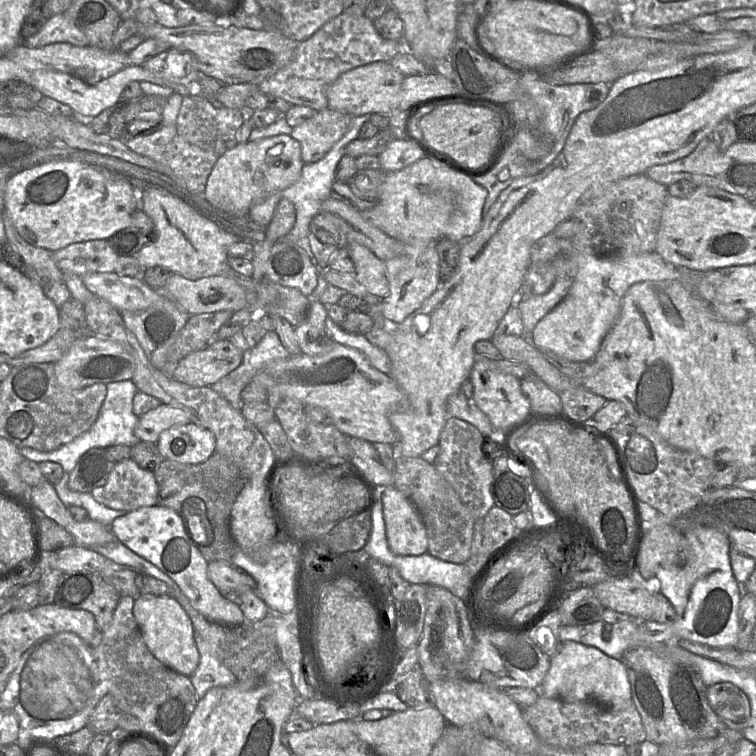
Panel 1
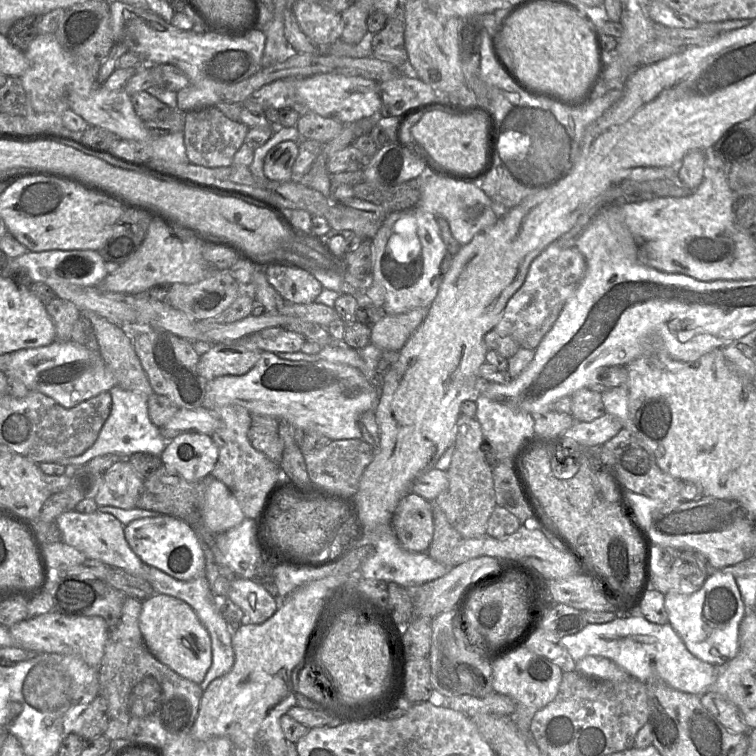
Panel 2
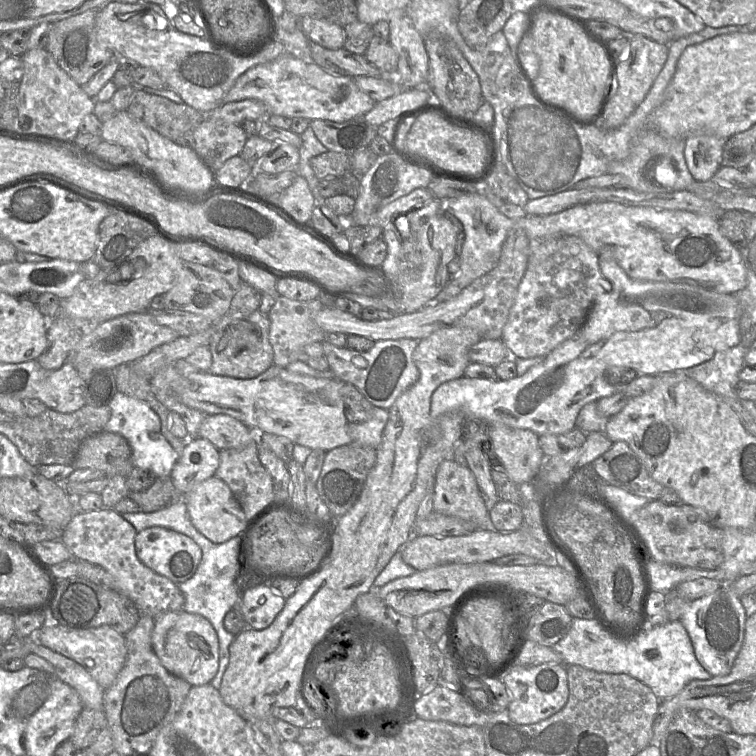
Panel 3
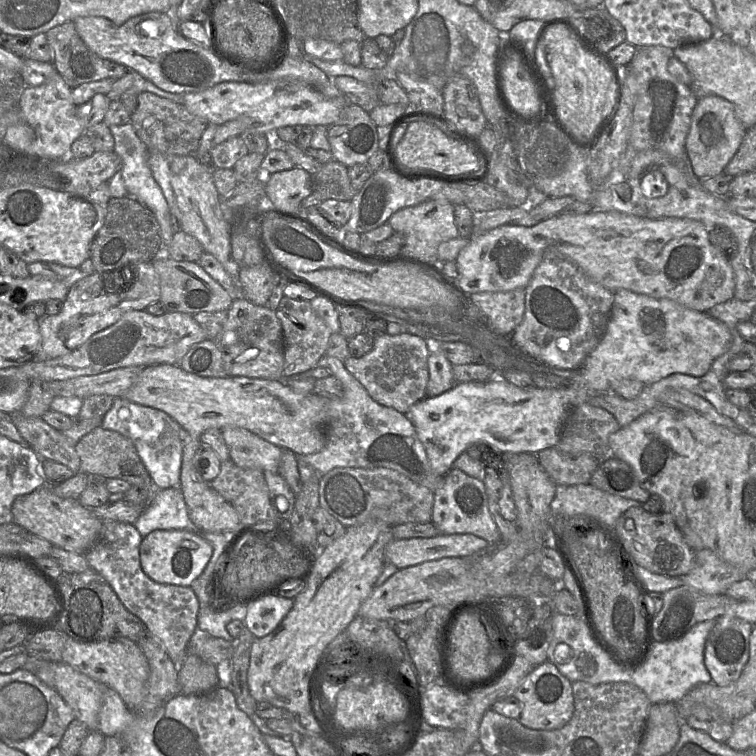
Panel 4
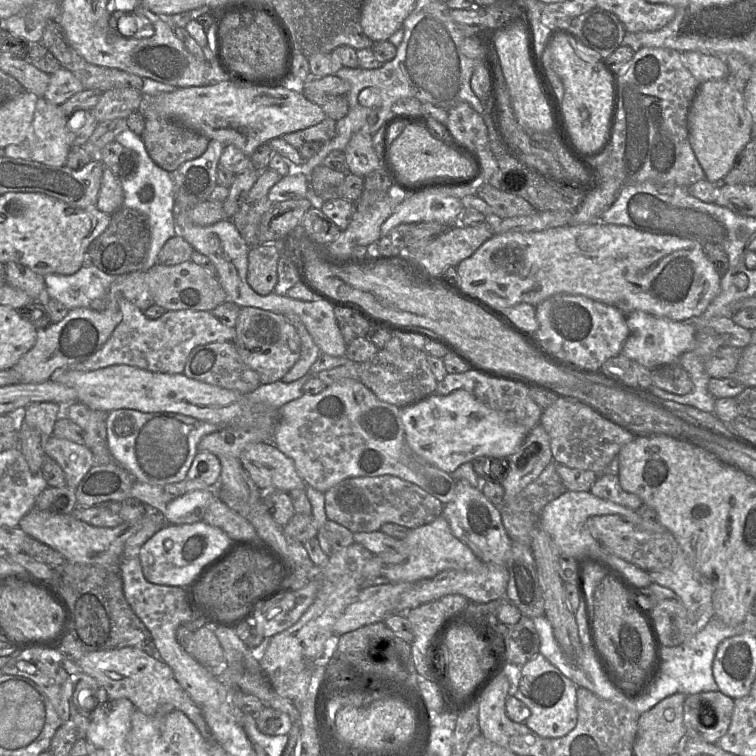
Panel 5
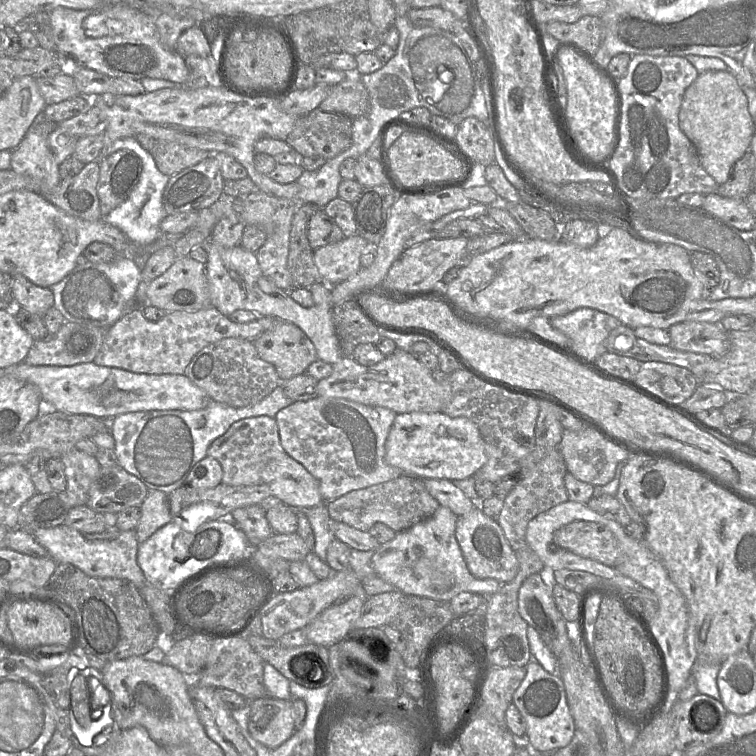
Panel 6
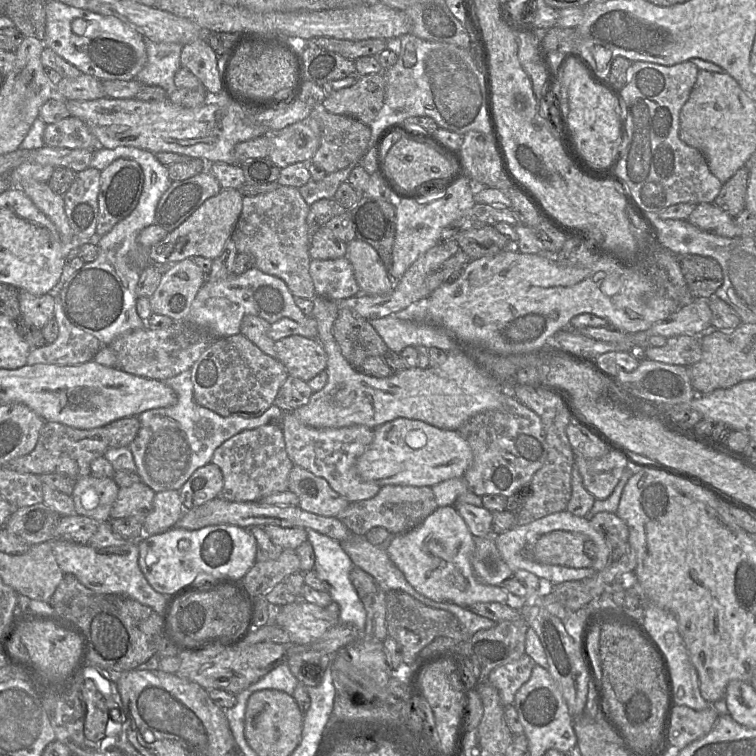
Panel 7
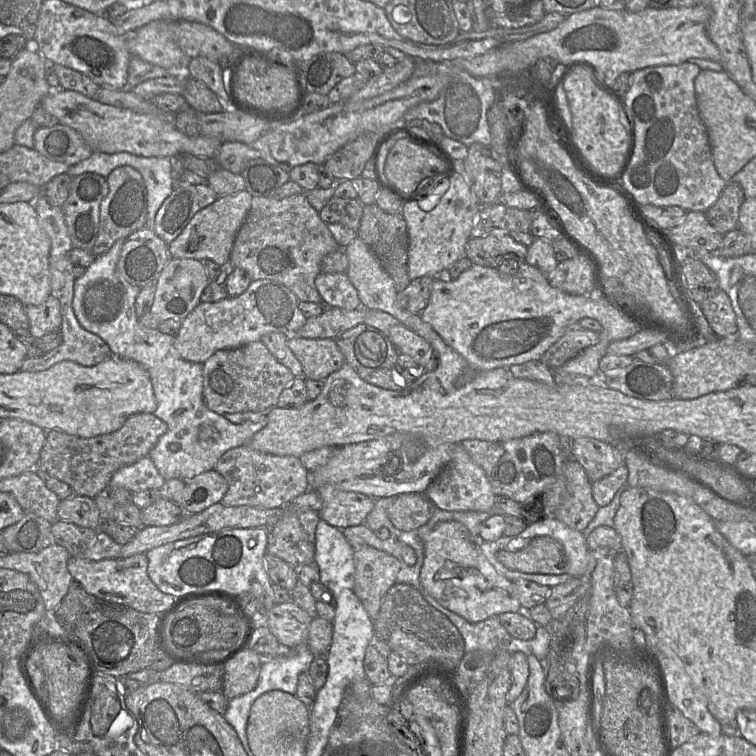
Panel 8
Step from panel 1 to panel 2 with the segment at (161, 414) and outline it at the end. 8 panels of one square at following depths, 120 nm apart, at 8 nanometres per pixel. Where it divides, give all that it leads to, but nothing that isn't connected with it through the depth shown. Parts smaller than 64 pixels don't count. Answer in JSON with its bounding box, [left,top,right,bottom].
[160,409,220,440]

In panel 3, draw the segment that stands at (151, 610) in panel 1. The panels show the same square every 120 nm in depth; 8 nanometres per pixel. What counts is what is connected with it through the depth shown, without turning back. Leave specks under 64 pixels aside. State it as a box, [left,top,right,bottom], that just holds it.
[153,610,219,686]

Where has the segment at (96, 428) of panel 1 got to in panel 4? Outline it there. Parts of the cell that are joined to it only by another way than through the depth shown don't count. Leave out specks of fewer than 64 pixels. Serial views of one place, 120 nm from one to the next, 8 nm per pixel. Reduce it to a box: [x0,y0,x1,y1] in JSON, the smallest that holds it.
[101,396,184,490]

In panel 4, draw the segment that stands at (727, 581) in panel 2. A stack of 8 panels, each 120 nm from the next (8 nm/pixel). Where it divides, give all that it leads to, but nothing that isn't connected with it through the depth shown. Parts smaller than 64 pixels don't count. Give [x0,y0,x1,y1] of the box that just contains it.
[704,619,753,686]

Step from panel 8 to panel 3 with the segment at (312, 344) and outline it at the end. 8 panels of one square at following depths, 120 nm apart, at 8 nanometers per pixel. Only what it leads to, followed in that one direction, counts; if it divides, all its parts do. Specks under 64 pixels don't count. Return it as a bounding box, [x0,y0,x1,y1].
[210,310,274,379]

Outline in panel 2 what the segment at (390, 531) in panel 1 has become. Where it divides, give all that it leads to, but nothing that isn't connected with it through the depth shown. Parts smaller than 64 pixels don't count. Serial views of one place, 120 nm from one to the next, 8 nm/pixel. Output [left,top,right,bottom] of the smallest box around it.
[391,492,433,552]

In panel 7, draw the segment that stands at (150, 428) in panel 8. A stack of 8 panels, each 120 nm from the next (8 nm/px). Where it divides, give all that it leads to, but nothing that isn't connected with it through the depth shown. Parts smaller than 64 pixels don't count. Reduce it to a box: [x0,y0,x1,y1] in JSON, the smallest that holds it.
[2,417,140,481]

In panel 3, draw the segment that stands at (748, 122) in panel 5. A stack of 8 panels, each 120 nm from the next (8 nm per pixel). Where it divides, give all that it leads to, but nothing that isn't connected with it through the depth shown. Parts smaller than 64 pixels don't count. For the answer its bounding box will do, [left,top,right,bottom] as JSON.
[684,133,725,181]

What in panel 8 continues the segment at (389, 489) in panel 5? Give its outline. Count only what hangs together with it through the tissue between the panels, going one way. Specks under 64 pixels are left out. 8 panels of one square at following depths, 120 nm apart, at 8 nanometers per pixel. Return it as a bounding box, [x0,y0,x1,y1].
[388,493,433,531]

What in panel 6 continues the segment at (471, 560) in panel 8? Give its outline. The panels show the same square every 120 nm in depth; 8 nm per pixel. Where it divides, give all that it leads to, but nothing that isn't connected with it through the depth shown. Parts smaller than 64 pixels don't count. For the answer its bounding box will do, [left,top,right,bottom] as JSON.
[372,506,502,602]

